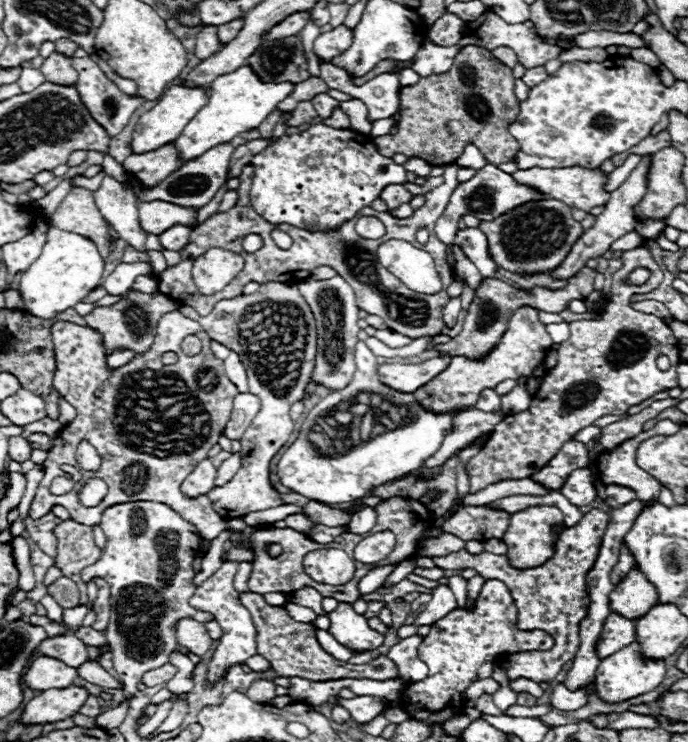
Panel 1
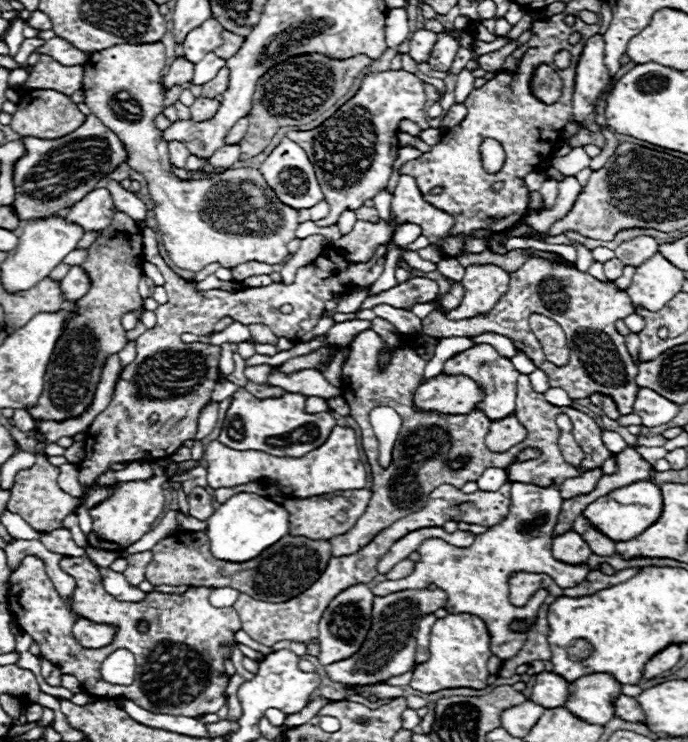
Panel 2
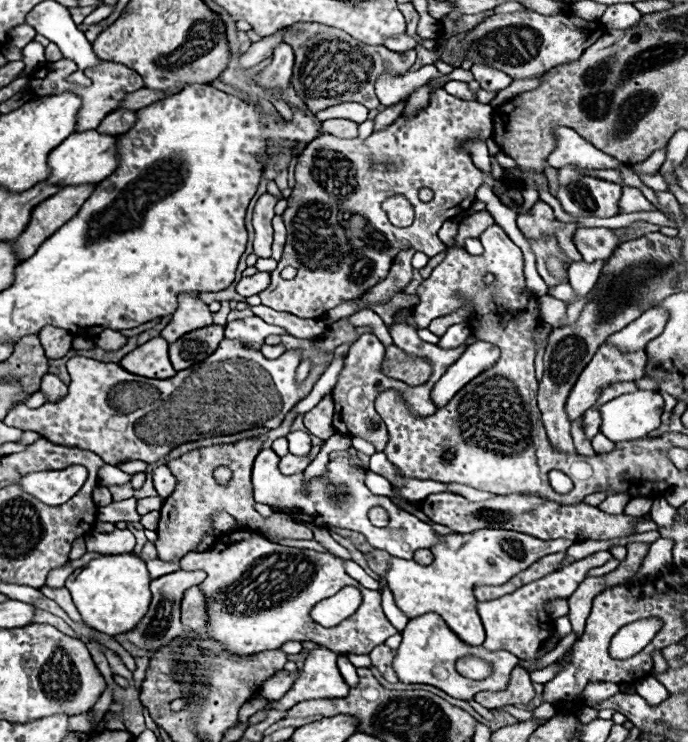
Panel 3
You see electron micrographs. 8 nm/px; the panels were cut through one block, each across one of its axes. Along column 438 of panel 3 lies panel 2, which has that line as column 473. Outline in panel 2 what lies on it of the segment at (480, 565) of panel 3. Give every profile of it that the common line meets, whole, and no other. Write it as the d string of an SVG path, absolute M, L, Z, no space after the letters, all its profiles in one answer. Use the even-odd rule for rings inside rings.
M512 482L512 506L508 510L508 518L504 522L488 528L484 534L474 538L474 544L468 548L452 546L440 538L426 540L416 552L420 554L420 562L416 562L414 572L402 580L384 580L372 588L374 596L394 594L410 588L426 588L428 584L436 584L448 594L446 610L448 614L474 614L484 620L490 632L490 652L500 660L508 660L524 646L526 636L520 632L510 632L508 624L512 620L524 618L532 622L536 618L538 608L546 598L546 590L538 590L526 606L512 606L508 600L508 580L514 572L536 572L548 574L560 588L572 588L580 584L590 568L586 562L582 566L568 566L556 560L550 552L552 548L552 532L560 514L562 496L556 486L538 488L534 484Z

